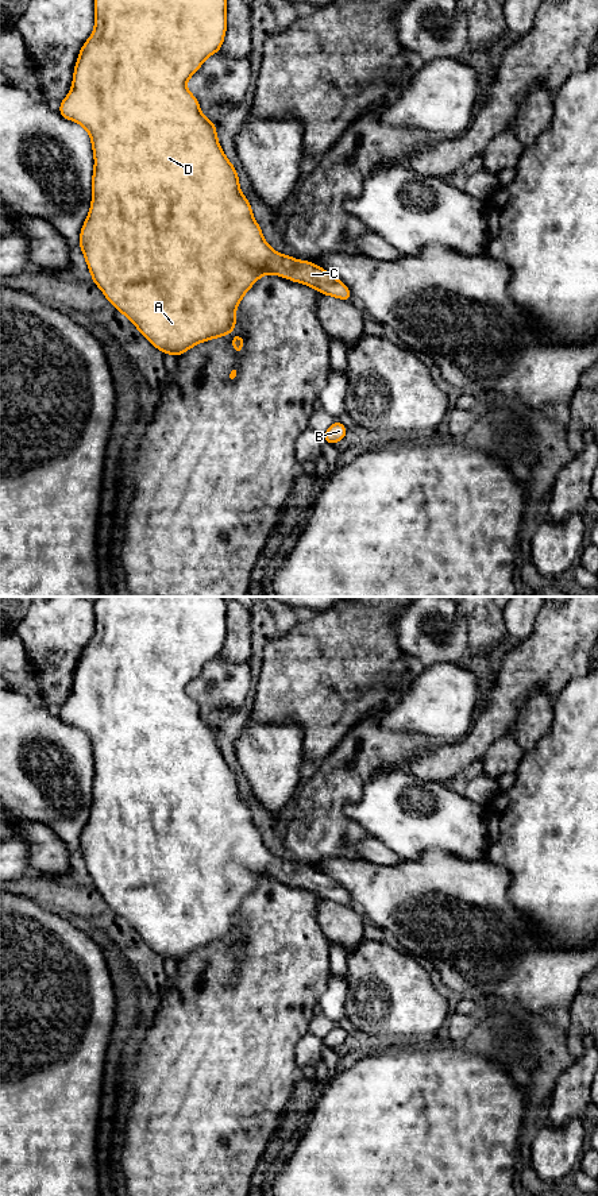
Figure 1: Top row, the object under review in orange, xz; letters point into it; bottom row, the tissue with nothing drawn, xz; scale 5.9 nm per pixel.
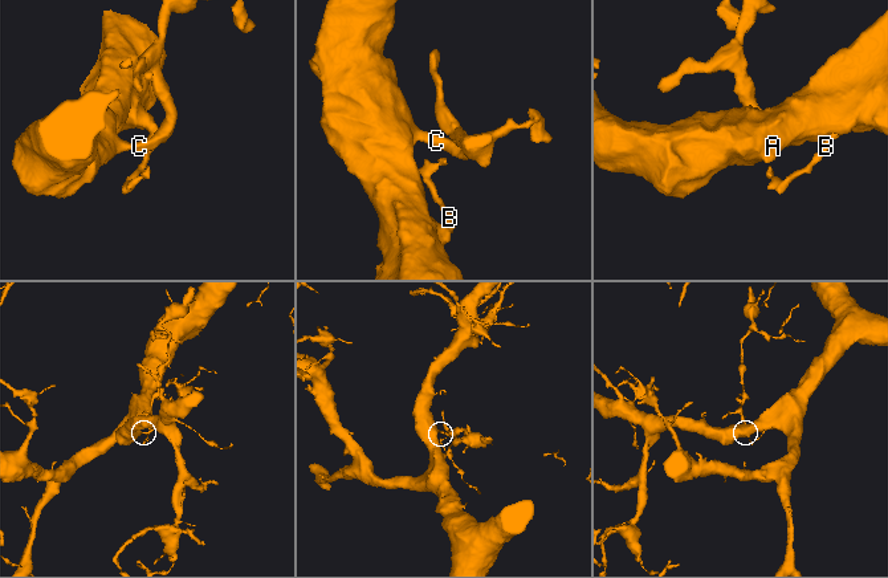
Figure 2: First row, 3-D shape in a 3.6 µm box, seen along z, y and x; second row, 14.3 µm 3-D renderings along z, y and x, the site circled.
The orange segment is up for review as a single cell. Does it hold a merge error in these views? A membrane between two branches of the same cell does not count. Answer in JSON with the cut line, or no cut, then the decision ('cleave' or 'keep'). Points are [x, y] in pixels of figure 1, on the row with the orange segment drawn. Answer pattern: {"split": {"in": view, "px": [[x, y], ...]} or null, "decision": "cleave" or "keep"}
{"split": null, "decision": "keep"}

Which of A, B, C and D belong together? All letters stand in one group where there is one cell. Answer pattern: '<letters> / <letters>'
A B C D

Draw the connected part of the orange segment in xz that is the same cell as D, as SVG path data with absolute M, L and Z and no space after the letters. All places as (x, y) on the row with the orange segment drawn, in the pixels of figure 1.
M93 0L94 30L81 47L69 94L62 100L62 117L81 124L90 135L94 169L92 178L92 204L81 228L80 247L86 259L92 281L107 300L140 331L140 333L163 354L178 358L198 343L221 337L236 327L235 312L248 289L265 274L275 274L301 282L325 296L351 301L350 289L329 271L309 261L297 261L274 251L263 239L259 224L254 220L250 201L242 194L235 167L224 155L212 120L200 111L198 100L186 88L186 81L198 72L202 62L220 51L227 30L227 0Z

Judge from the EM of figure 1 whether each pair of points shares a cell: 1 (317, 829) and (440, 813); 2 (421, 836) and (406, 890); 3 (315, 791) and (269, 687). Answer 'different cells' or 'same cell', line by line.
1: different cells
2: different cells
3: different cells

